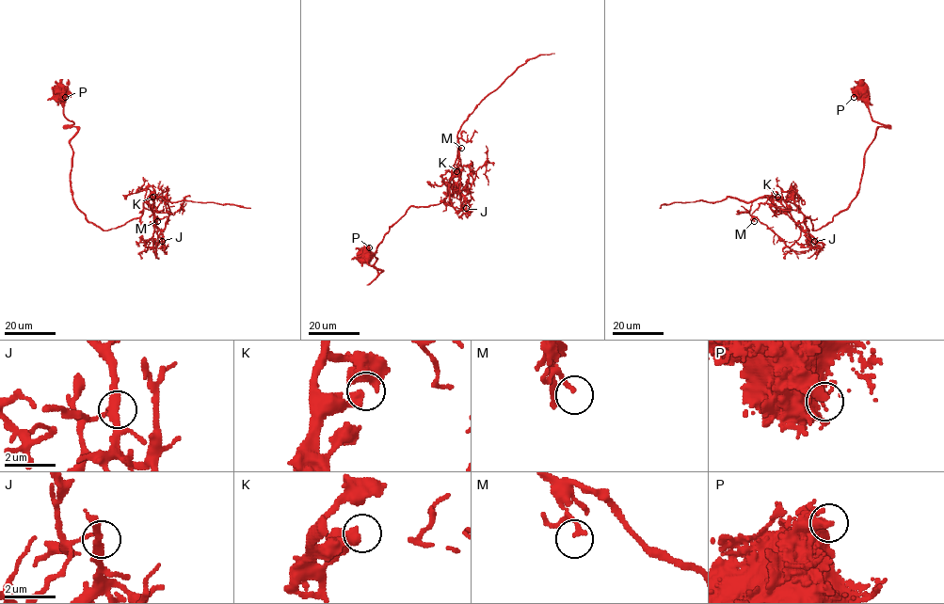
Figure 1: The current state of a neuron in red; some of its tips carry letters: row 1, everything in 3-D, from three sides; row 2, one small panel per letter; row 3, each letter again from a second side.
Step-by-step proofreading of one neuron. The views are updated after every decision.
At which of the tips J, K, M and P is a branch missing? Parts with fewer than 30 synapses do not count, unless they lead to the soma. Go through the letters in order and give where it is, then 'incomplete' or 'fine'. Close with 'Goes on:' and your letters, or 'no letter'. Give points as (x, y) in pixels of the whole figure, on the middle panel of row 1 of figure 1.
J: place (466, 208); fine
K: place (456, 171); incomplete
M: place (461, 148); fine
P: place (369, 247); fine
Goes on: K

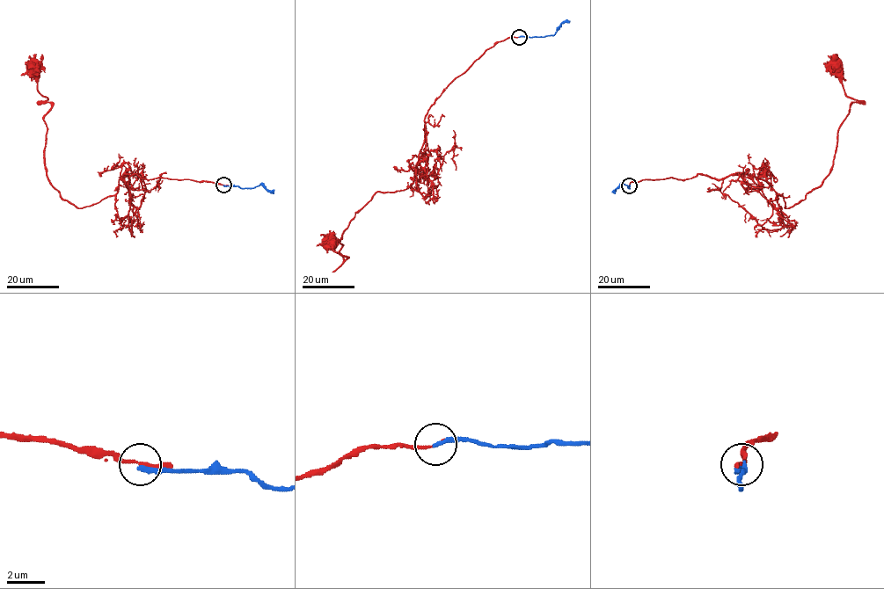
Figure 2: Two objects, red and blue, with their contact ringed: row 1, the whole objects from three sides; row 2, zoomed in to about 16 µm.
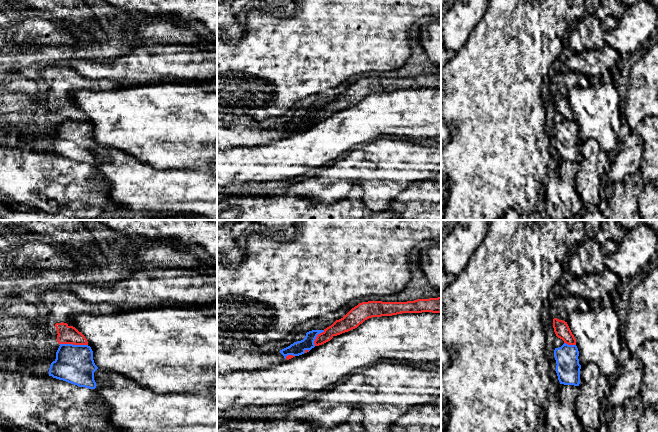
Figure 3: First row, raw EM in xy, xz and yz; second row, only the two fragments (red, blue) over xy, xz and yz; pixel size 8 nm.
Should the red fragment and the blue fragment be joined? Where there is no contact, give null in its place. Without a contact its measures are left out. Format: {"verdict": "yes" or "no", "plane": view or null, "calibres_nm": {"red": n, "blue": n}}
{"verdict": "no", "plane": "xy", "calibres_nm": {"red": 140, "blue": 300}}

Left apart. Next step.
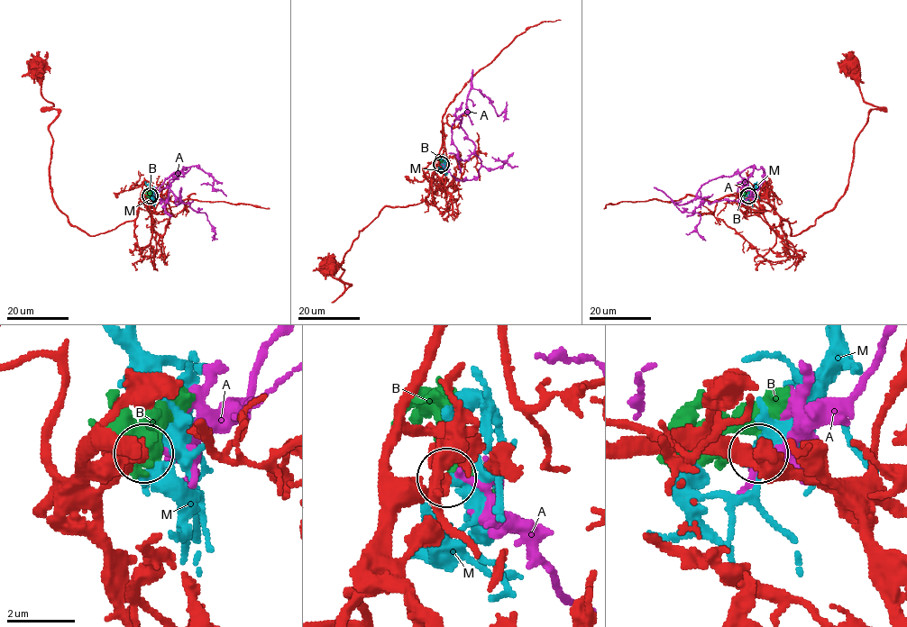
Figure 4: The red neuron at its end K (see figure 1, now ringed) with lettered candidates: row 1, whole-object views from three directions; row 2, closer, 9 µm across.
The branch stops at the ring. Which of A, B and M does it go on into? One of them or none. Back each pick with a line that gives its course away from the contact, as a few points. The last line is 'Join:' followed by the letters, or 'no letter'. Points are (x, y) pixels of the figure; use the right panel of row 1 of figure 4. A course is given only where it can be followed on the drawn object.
M: via (749, 195), (756, 182)
Join: M

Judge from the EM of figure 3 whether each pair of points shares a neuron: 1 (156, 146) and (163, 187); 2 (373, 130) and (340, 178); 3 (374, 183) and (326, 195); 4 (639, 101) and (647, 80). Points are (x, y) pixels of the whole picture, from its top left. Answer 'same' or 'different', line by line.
1: different
2: different
3: same
4: same

